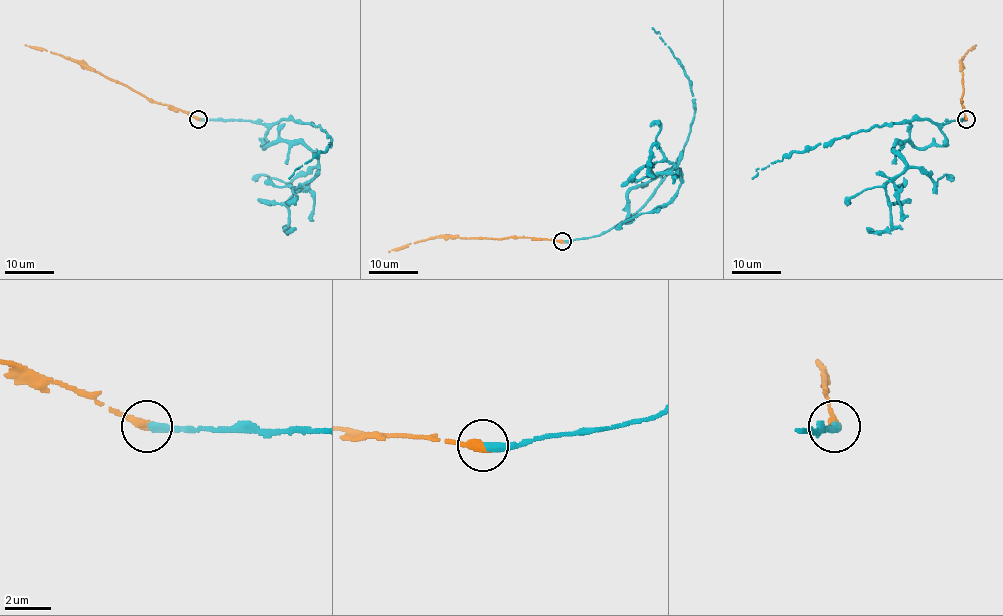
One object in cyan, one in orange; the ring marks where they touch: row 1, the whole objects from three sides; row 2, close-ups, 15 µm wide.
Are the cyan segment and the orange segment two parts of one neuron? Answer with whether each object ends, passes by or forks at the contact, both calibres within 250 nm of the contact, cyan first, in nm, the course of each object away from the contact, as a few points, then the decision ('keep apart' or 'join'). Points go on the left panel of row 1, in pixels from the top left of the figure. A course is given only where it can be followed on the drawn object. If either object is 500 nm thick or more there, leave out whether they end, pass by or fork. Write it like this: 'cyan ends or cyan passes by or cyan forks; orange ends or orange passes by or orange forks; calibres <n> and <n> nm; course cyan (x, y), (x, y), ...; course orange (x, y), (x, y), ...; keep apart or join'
cyan ends; orange ends; calibres 360 and 400 nm; course cyan (199, 119), (268, 124), (292, 119), (323, 130), (330, 137), (328, 147), (296, 169), (289, 179); course orange (199, 119), (173, 110), (168, 105), (150, 101), (71, 60), (25, 45); join

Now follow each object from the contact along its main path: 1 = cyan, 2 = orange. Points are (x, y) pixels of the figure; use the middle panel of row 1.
1: (562, 241), (600, 235), (631, 217), (676, 163), (687, 140), (694, 117), (692, 83), (683, 65), (652, 27)
2: (562, 241), (532, 238), (434, 238), (389, 251)

